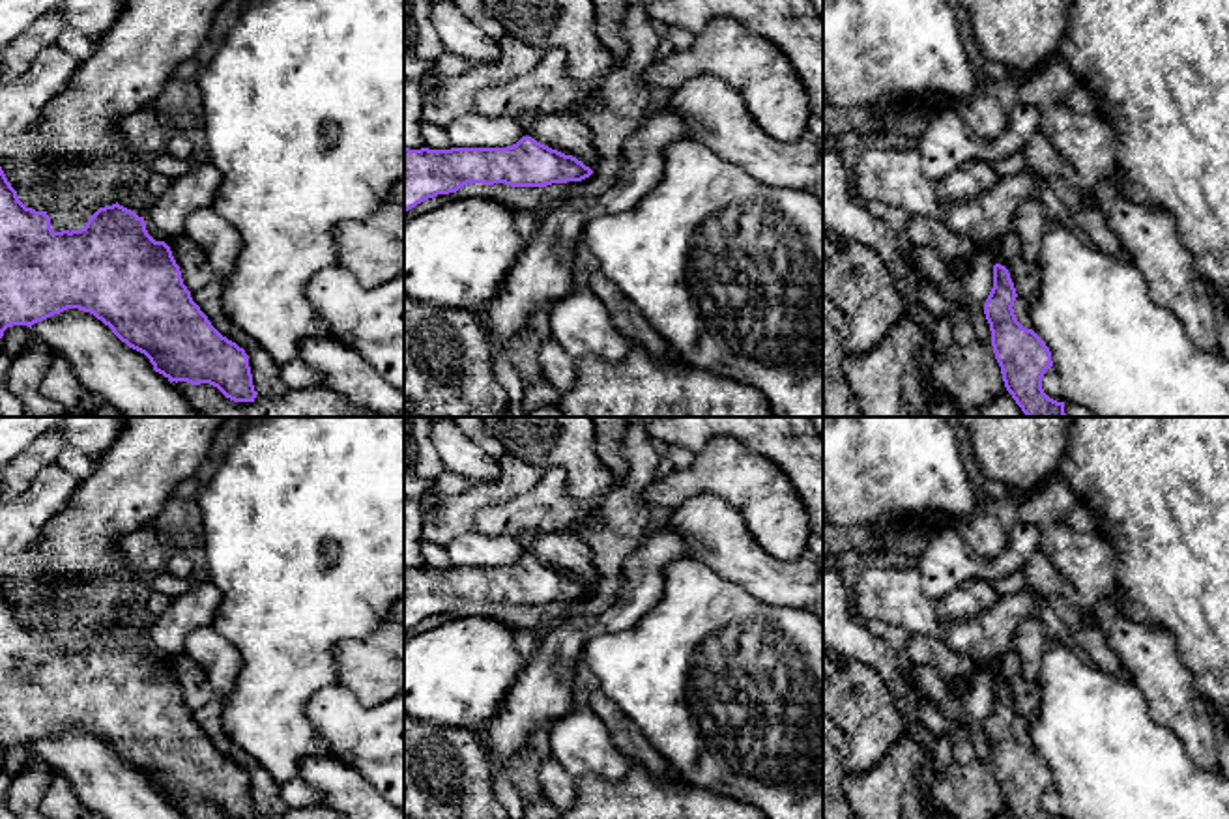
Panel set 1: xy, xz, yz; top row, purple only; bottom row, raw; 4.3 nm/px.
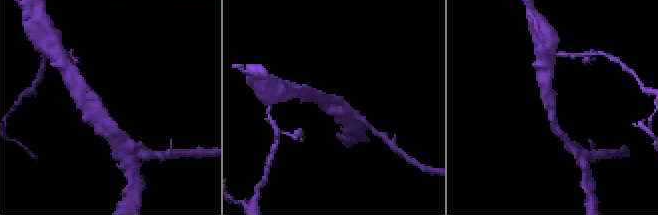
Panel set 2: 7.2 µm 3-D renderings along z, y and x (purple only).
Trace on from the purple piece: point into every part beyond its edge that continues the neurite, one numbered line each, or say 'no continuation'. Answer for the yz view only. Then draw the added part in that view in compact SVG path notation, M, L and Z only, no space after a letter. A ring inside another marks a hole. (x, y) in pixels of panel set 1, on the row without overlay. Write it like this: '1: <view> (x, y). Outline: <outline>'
no continuation

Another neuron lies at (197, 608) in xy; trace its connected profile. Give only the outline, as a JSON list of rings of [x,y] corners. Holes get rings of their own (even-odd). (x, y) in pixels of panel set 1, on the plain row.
[[[211,580],[183,595],[172,596],[166,611],[153,621],[148,638],[166,658],[183,653],[191,632],[211,626],[221,602],[221,591]]]

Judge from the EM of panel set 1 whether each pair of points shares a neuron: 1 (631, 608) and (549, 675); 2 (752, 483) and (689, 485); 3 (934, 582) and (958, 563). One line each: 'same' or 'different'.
1: same
2: same
3: same

